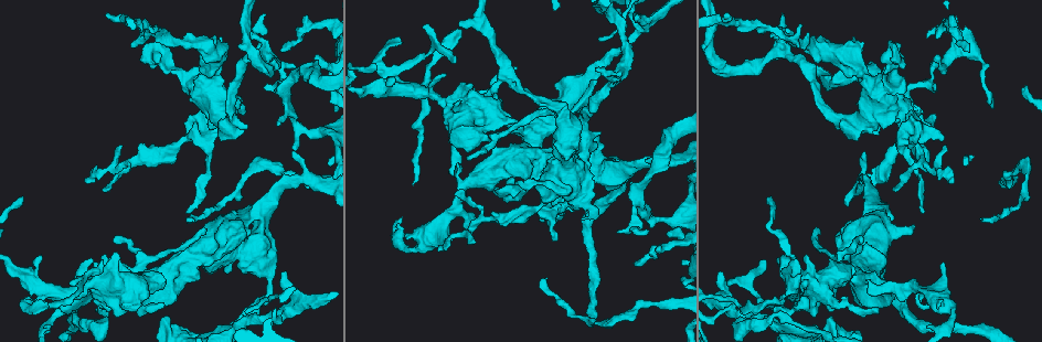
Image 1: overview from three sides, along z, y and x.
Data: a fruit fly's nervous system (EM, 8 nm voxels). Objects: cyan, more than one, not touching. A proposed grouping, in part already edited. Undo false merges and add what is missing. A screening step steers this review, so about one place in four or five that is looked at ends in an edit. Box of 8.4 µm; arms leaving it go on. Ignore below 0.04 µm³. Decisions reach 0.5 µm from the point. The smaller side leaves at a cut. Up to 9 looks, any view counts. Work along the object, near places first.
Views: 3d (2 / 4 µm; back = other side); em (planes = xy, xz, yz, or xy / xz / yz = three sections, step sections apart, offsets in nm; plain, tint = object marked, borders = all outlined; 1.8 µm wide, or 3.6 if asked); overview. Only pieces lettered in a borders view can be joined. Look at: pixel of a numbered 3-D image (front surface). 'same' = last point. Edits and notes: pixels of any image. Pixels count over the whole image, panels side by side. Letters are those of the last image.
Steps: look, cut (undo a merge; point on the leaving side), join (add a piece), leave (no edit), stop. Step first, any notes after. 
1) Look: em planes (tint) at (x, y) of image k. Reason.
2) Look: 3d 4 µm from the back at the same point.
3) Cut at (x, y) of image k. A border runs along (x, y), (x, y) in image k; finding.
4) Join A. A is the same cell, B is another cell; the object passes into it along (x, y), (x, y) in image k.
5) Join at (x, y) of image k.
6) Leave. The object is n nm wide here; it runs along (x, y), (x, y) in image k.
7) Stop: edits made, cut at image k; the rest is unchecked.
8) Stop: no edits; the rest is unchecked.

Look: 3d 2 µm at (464, 225) of image 1. An open end.

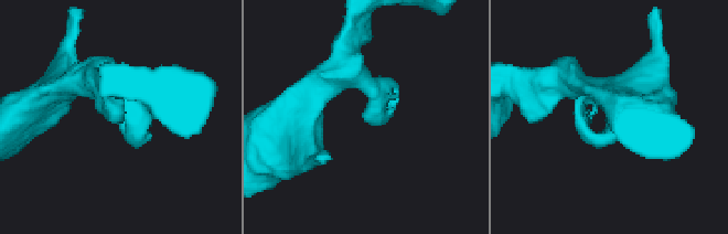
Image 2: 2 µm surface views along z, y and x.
Look: em 3.6 µm yz step 16 (tint) at (125, 136) of image 2.

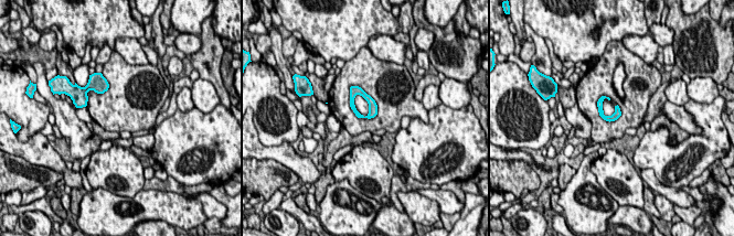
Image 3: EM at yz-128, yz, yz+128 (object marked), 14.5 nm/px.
Look: em 3.6 µm yz step 16 (borders) at the same point.

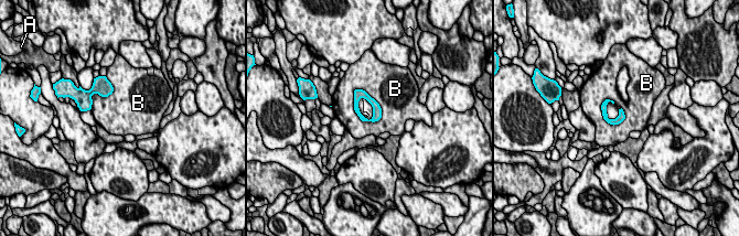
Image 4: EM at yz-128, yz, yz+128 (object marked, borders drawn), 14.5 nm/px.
Leave. The object is 120 nm wide here; the longest contact is with B, 600 nm; A and B are other cells; none of them fits.

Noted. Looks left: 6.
Look: em planes (plain) at (593, 91) of image 1. Free end.

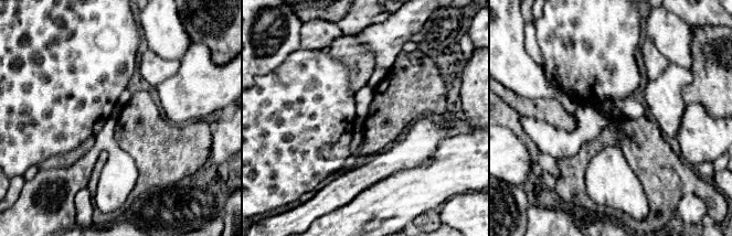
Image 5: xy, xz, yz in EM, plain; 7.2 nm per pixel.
Look: em planes (borders) at the same point.

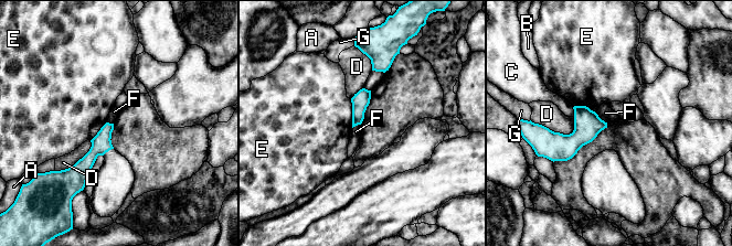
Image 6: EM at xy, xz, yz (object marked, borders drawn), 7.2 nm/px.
Leave. A, B, C, D, E, F and G are other cells; no lettered piece goes on from it.

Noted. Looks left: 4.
Look: em planes (borders) at (730, 311) of image 1. Sharp bend.

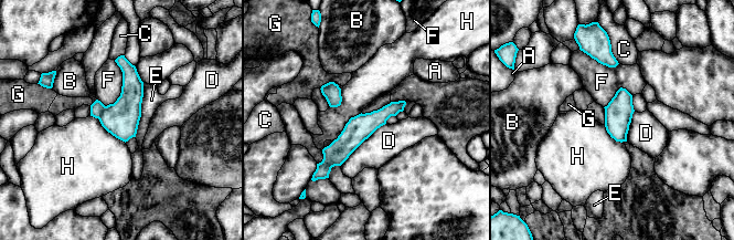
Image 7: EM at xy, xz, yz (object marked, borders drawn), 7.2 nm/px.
Cut at (96, 107) of image 7. The longest contact is with D, 460 nm; A, B, C, D, E, F, G and H are other cells; a border runs along (104, 105), (97, 117) in image 7; two cells meet here.

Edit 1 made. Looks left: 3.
Look: em xz step 8 (borders) at (784, 257) of image 1. Branch stops here.

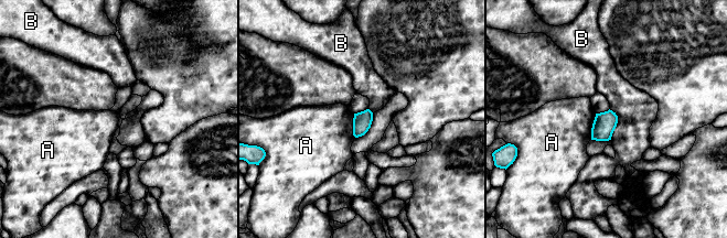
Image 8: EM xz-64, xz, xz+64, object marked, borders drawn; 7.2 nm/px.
Leave. The longest contact is with B, 220 nm; A and B are other cells; a border runs along (596, 114), (592, 120), (590, 139) in image 8; no lettered piece goes on from it.

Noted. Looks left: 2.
Stop: edits made, cut at image 7; the rest is unchecked.

